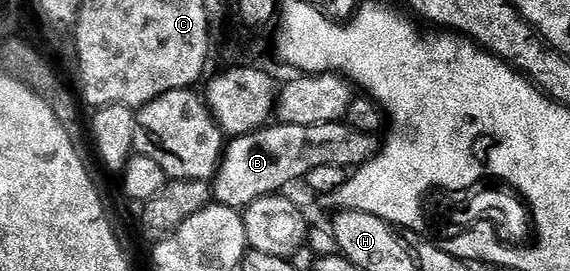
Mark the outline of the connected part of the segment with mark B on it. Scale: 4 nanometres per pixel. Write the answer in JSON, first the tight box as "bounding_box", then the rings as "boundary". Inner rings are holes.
{"bounding_box":[214,121,381,212],"boundary":[[[343,121],[313,126],[269,124],[225,145],[214,179],[214,198],[217,203],[240,212],[254,204],[254,200],[287,191],[291,182],[307,179],[314,168],[326,164],[358,168],[375,157],[381,146],[377,135],[358,132]]]}

